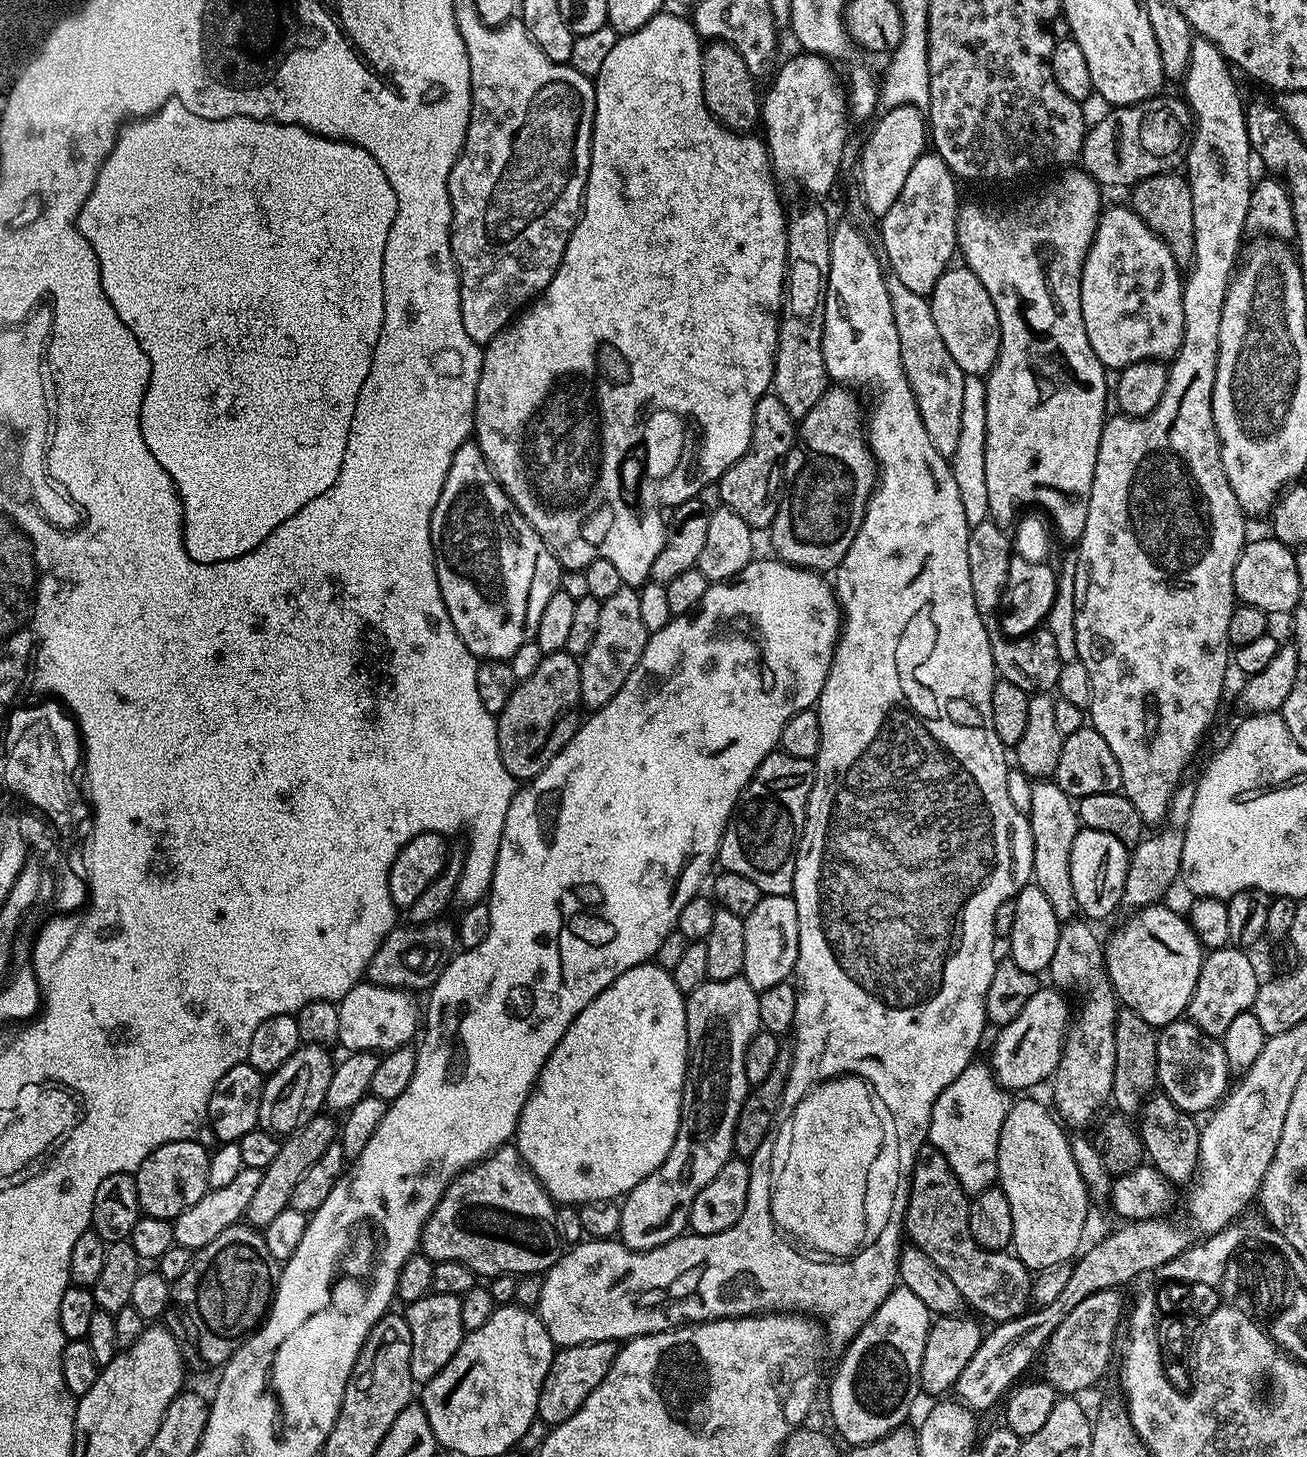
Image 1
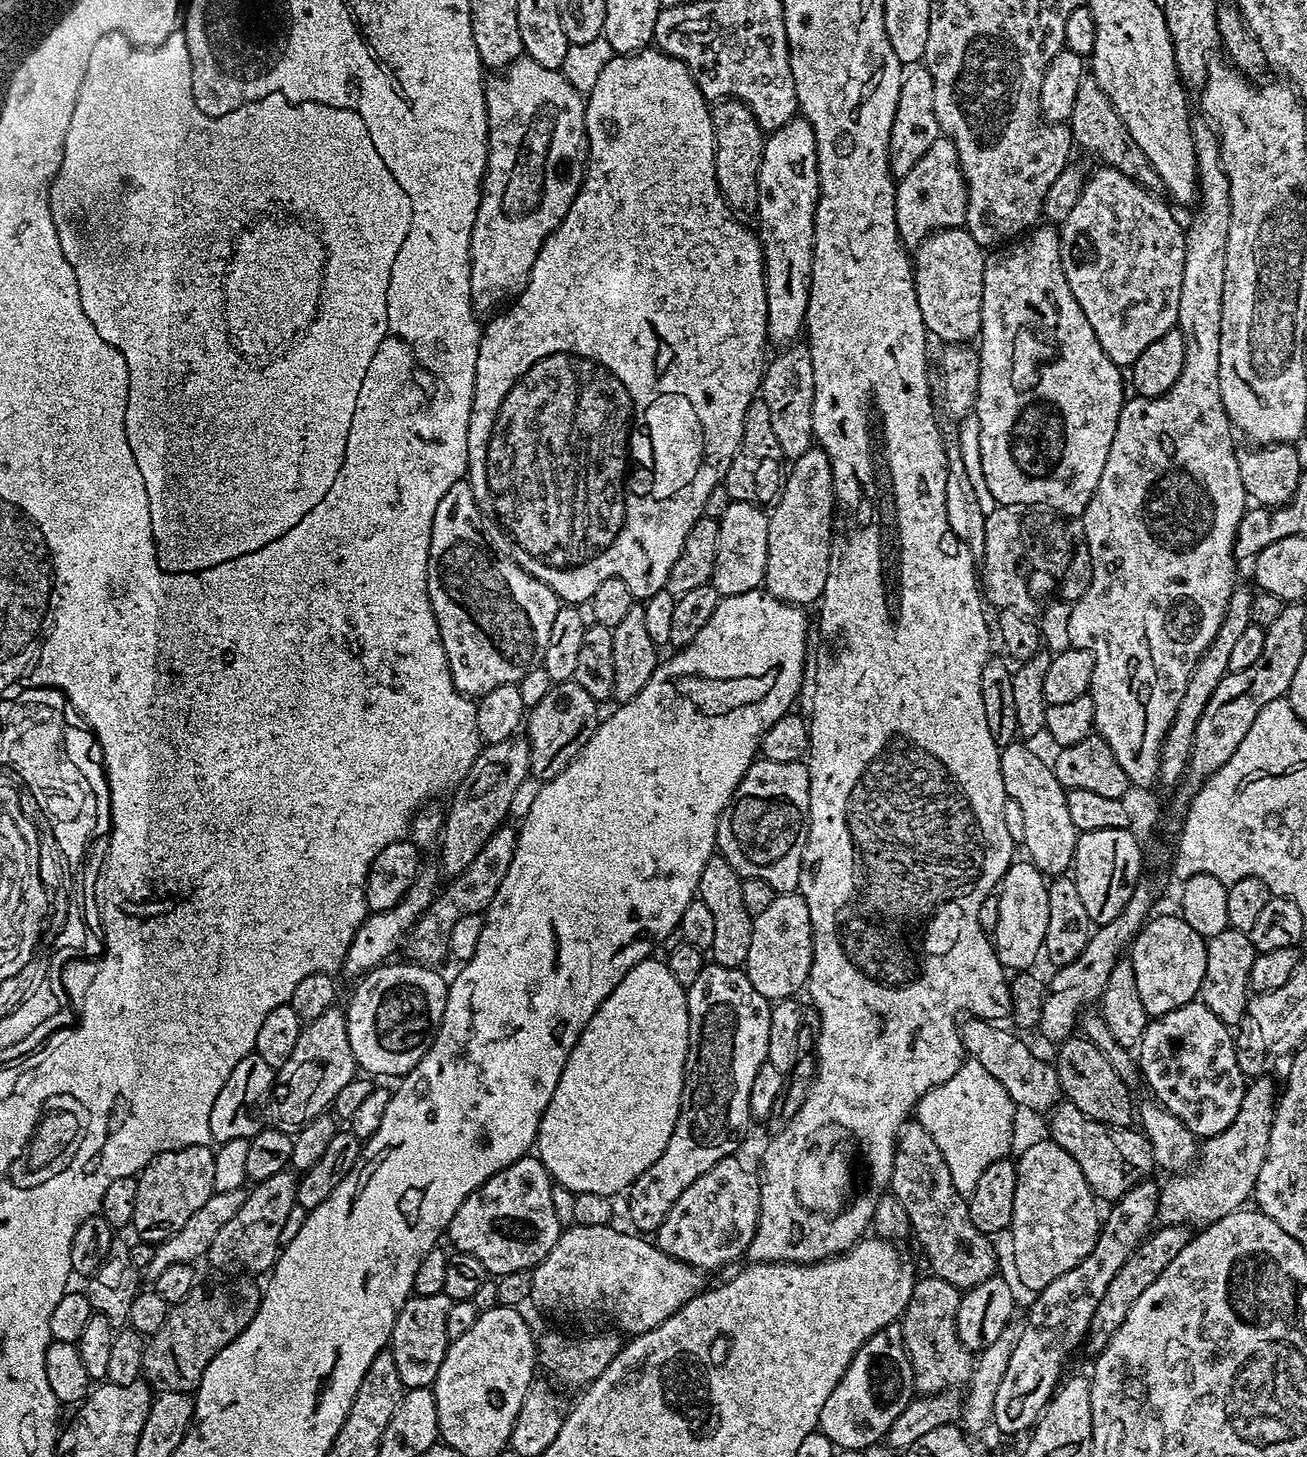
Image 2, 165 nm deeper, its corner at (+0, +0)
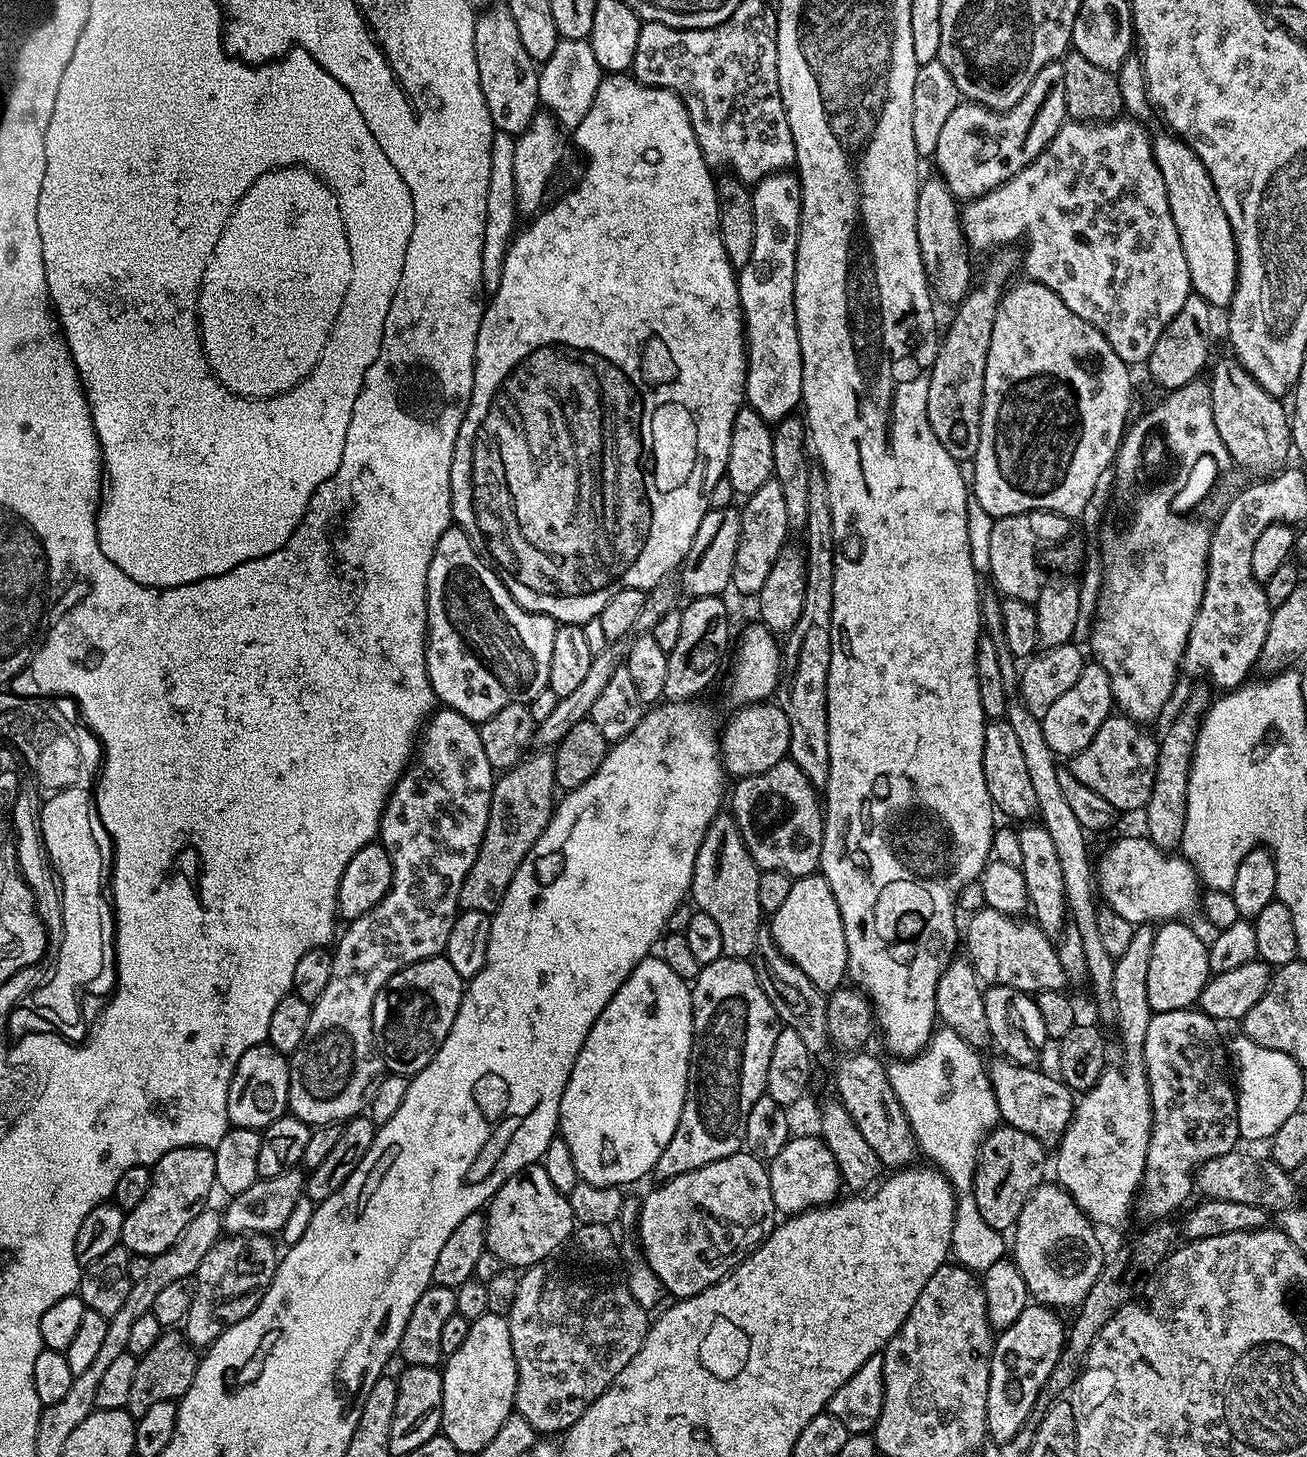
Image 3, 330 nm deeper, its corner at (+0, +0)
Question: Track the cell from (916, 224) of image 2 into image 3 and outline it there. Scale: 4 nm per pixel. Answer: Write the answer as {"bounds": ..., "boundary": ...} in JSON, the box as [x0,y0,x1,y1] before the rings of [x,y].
{"bounds":[934,62,1069,202],"boundary":[[[1060,62],[1047,64],[1042,70],[1038,70],[1038,78],[1030,82],[1030,90],[1022,94],[1022,98],[1016,106],[1010,106],[1005,112],[993,112],[991,108],[984,108],[980,104],[961,102],[946,118],[938,137],[938,146],[934,163],[935,171],[941,180],[946,182],[949,190],[956,195],[957,201],[967,202],[977,200],[982,194],[1002,186],[1014,174],[1018,174],[1038,154],[1046,150],[1046,146],[1058,134],[1058,130],[1069,119],[1068,107],[1066,106],[1066,74],[1064,65]]]}

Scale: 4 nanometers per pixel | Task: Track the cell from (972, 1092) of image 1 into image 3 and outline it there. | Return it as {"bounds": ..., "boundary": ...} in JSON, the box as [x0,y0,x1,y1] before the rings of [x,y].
{"bounds":[886,1026,1006,1274],"boundary":[[[940,1026],[933,1031],[931,1040],[919,1055],[897,1059],[892,1062],[896,1064],[889,1063],[886,1068],[890,1086],[912,1127],[917,1149],[923,1155],[925,1152],[933,1160],[929,1161],[952,1183],[952,1190],[956,1193],[956,1217],[950,1252],[955,1263],[973,1274],[984,1273],[990,1266],[994,1266],[994,1262],[1005,1259],[1006,1256],[1006,1240],[1004,1244],[1003,1238],[1000,1237],[1003,1235],[997,1229],[986,1226],[986,1218],[978,1214],[972,1189],[980,1144],[984,1137],[1001,1123],[998,1102],[995,1101],[986,1066],[984,1062],[980,1062],[980,1056],[981,1053],[959,1037],[954,1030]]]}

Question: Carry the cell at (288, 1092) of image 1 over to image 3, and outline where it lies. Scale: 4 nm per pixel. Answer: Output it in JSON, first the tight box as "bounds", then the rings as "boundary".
{"bounds":[288,707,494,1126],"boundary":[[[450,707],[439,710],[423,725],[414,759],[389,791],[380,813],[378,842],[390,854],[390,890],[374,910],[345,927],[348,929],[340,941],[338,936],[330,982],[312,1004],[306,1038],[290,1053],[288,1107],[291,1115],[310,1126],[361,1115],[360,1107],[365,1107],[366,1097],[382,1072],[372,1025],[374,1000],[398,970],[443,953],[450,942],[450,926],[461,911],[462,882],[482,846],[494,770],[482,750],[479,727]]]}

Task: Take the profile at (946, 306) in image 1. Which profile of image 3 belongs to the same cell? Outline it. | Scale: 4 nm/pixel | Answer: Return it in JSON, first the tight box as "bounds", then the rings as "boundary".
{"bounds":[916,175,973,306],"boundary":[[[939,175],[921,179],[916,203],[916,229],[918,246],[922,250],[924,272],[928,275],[929,285],[937,301],[945,300],[949,306],[955,306],[968,295],[973,287],[972,260],[967,240],[964,238],[964,227],[960,225],[961,209],[956,195],[946,186]]]}

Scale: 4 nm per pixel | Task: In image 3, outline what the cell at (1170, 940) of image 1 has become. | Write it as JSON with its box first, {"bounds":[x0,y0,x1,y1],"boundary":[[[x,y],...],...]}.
{"bounds":[1146,922,1210,1013],"boundary":[[[1164,922],[1156,928],[1154,950],[1150,950],[1150,974],[1146,974],[1146,994],[1150,994],[1153,1013],[1193,1007],[1210,979],[1208,944],[1185,922]]]}

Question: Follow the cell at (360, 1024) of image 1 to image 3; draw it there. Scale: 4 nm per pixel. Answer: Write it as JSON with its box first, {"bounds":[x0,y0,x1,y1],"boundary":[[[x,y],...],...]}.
{"bounds":[372,954,466,1078],"boundary":[[[441,954],[407,964],[382,986],[372,1007],[372,1025],[383,1063],[389,1073],[409,1078],[421,1072],[438,1054],[460,1009],[466,981]]]}

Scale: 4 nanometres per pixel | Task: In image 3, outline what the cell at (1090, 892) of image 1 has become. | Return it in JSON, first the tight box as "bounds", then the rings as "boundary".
{"bounds":[1094,836,1202,925],"boundary":[[[1120,836],[1104,852],[1104,857],[1095,865],[1094,880],[1098,885],[1098,896],[1107,907],[1114,910],[1126,922],[1132,925],[1147,924],[1149,922],[1176,922],[1181,919],[1180,911],[1197,911],[1202,899],[1202,885],[1200,877],[1192,867],[1186,867],[1186,861],[1180,854],[1165,854],[1162,849],[1152,845],[1147,838],[1128,838]]]}

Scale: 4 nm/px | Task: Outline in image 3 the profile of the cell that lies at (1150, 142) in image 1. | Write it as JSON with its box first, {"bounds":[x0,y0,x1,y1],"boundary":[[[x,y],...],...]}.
{"bounds":[926,246,1021,462],"boundary":[[[1004,246],[993,256],[984,272],[984,281],[977,283],[968,295],[955,305],[948,329],[943,329],[938,340],[934,366],[930,374],[930,390],[926,398],[926,414],[934,430],[934,438],[942,442],[946,454],[958,462],[971,461],[978,450],[982,398],[986,378],[986,354],[990,354],[990,338],[994,335],[996,307],[1000,305],[1002,289],[1013,279],[1012,271],[1021,265],[1019,251],[1011,252]]]}

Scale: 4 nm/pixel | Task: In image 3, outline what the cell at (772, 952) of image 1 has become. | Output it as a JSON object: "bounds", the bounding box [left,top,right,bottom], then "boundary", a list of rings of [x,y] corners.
{"bounds":[770,874,848,994],"boundary":[[[823,874],[795,877],[790,886],[790,895],[776,912],[771,913],[770,920],[770,938],[782,955],[794,962],[794,966],[798,966],[798,970],[802,970],[810,982],[814,982],[817,992],[827,994],[845,983],[848,951],[842,914],[838,910],[834,890],[830,890],[830,882],[826,882]]]}

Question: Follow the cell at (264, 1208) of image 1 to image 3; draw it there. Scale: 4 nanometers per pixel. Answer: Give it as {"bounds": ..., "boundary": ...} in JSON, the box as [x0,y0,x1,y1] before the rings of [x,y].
{"bounds":[182,1234,278,1346],"boundary":[[[252,1234],[245,1240],[248,1241],[244,1248],[236,1244],[232,1252],[223,1252],[223,1247],[217,1246],[210,1250],[210,1254],[206,1254],[206,1258],[202,1258],[194,1277],[194,1302],[182,1325],[187,1343],[193,1346],[211,1344],[230,1325],[245,1320],[258,1306],[264,1289],[271,1284],[278,1263],[278,1252],[276,1256],[275,1246],[268,1241],[271,1239],[264,1234]]]}

